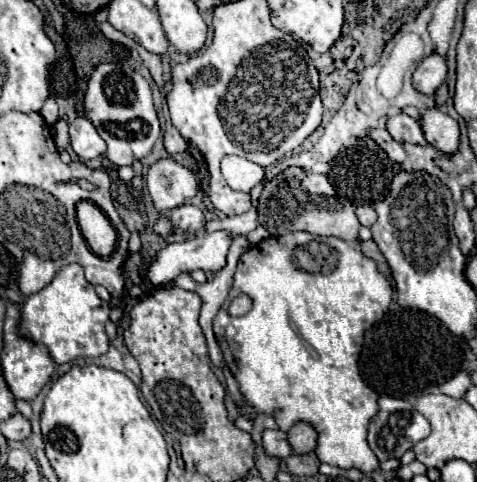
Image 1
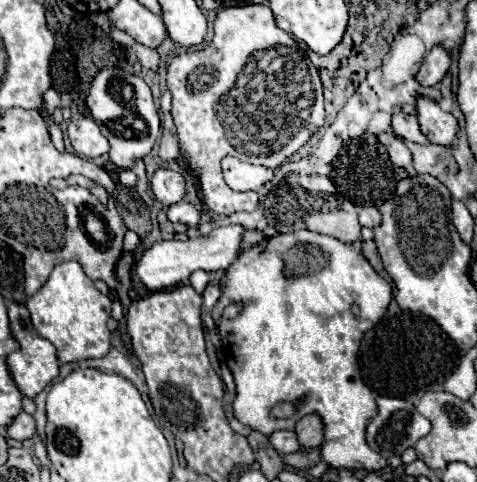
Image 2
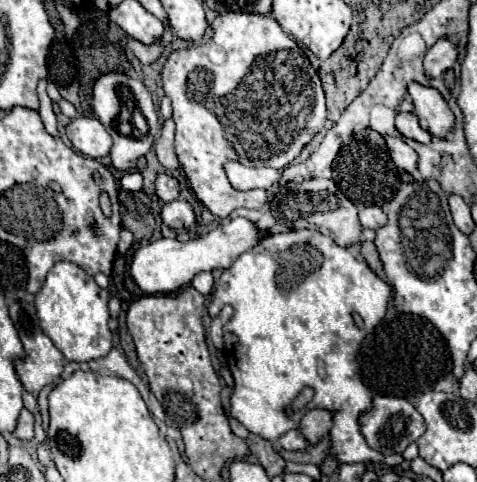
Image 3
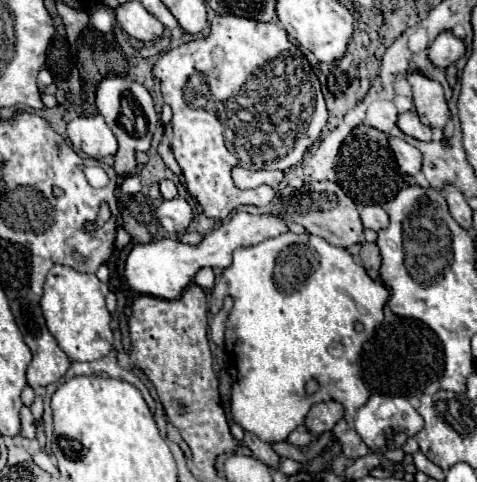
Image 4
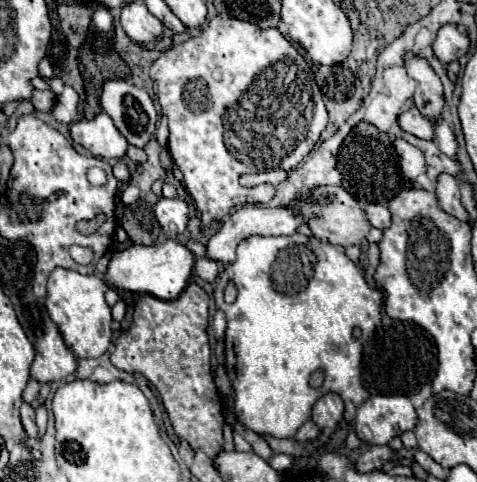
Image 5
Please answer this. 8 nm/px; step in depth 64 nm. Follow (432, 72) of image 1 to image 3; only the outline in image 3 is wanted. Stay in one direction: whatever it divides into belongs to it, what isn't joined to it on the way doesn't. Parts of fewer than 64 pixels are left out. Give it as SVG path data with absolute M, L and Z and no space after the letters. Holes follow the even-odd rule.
M440 38L424 56L424 68L428 76L442 76L454 66L458 58L458 48L448 38Z

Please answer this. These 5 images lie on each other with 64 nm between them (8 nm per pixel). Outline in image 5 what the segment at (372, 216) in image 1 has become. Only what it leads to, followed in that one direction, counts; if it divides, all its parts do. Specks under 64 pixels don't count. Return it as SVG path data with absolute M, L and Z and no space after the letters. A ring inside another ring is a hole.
M370 204L366 208L366 214L368 214L368 220L370 220L370 224L374 228L384 230L384 228L390 226L390 212L388 212L386 206L382 206L382 204Z

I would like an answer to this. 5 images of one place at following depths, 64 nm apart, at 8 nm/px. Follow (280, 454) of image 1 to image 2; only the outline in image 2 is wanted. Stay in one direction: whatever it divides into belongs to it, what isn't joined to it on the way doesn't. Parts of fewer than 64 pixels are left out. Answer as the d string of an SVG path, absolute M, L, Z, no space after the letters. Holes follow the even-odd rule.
M274 432L272 436L270 436L270 444L282 454L282 456L286 456L286 454L290 454L290 452L298 452L302 446L300 446L300 442L298 442L298 438L296 438L296 432Z

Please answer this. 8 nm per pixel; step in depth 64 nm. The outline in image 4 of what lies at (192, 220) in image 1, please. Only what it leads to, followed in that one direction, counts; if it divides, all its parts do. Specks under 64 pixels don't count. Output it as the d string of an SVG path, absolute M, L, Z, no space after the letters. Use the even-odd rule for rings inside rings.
M184 198L162 200L162 204L156 210L156 216L168 234L178 234L188 228L192 220L192 208Z

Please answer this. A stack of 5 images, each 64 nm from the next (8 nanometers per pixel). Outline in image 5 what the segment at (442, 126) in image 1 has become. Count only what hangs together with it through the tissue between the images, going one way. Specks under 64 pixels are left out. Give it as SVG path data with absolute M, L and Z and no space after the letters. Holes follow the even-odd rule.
M406 52L404 56L404 66L408 74L416 80L416 94L414 102L416 108L430 120L440 118L442 108L444 108L444 94L442 94L442 82L428 64L426 58Z

